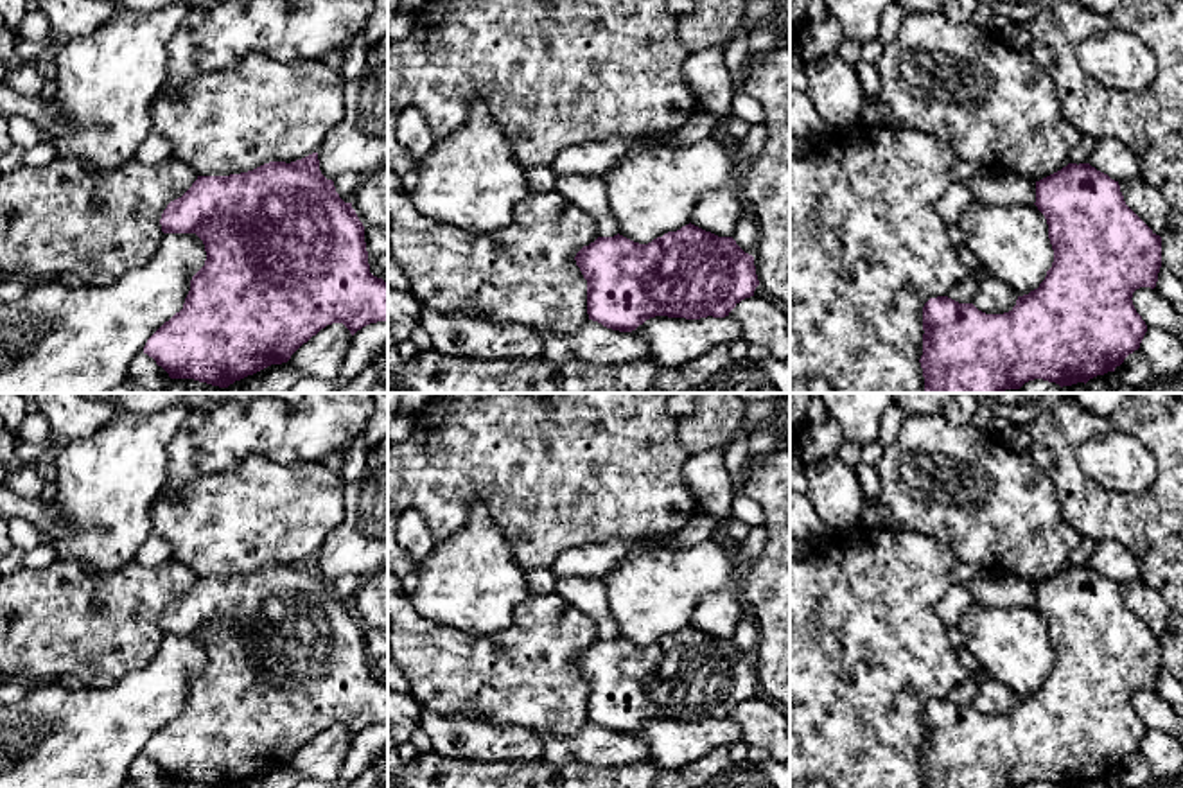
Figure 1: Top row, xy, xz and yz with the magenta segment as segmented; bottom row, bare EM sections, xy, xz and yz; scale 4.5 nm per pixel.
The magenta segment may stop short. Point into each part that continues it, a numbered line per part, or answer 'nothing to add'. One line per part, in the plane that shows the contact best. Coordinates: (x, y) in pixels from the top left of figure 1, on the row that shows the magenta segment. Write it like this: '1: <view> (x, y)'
nothing to add

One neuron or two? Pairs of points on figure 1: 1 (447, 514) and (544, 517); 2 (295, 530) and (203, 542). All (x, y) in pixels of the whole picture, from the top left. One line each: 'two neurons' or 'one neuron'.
1: one neuron
2: one neuron

